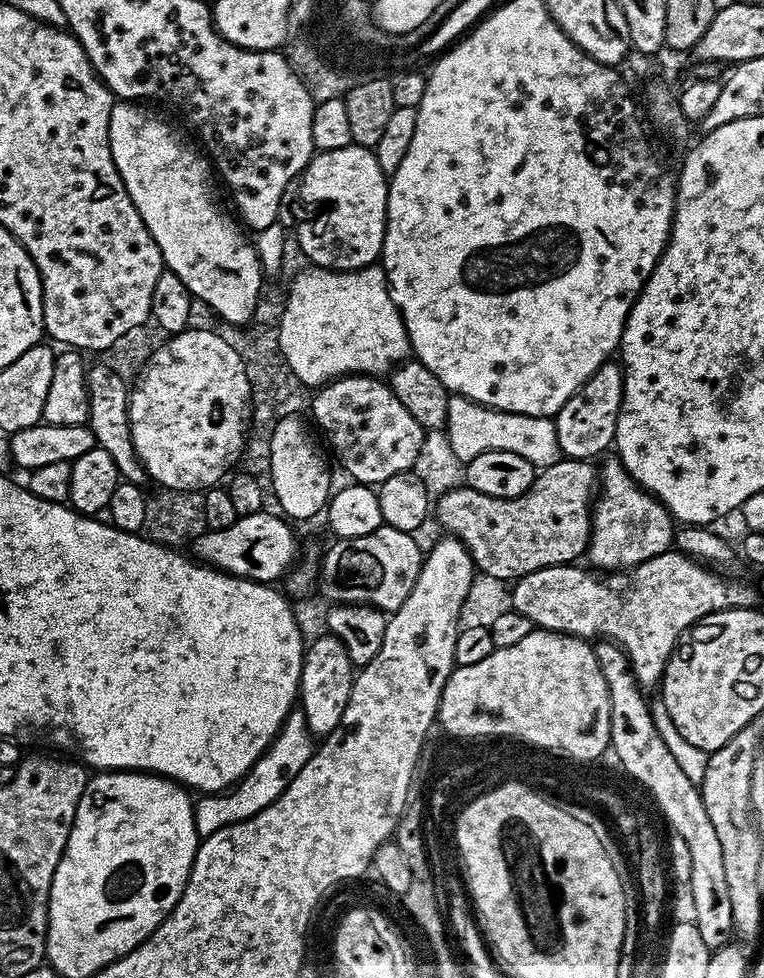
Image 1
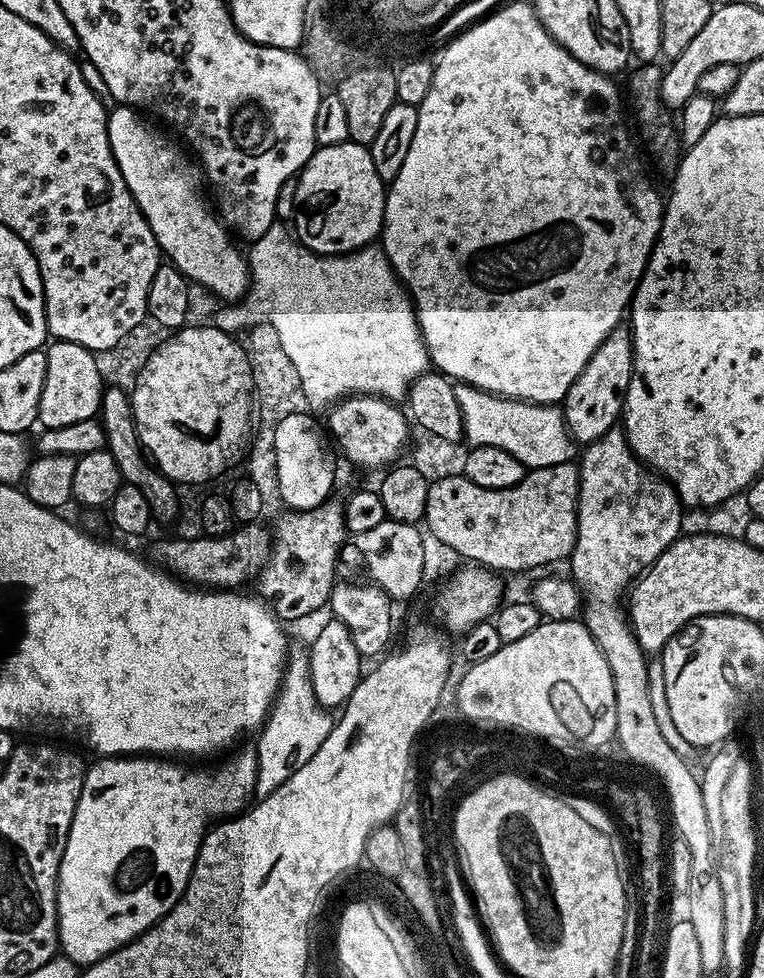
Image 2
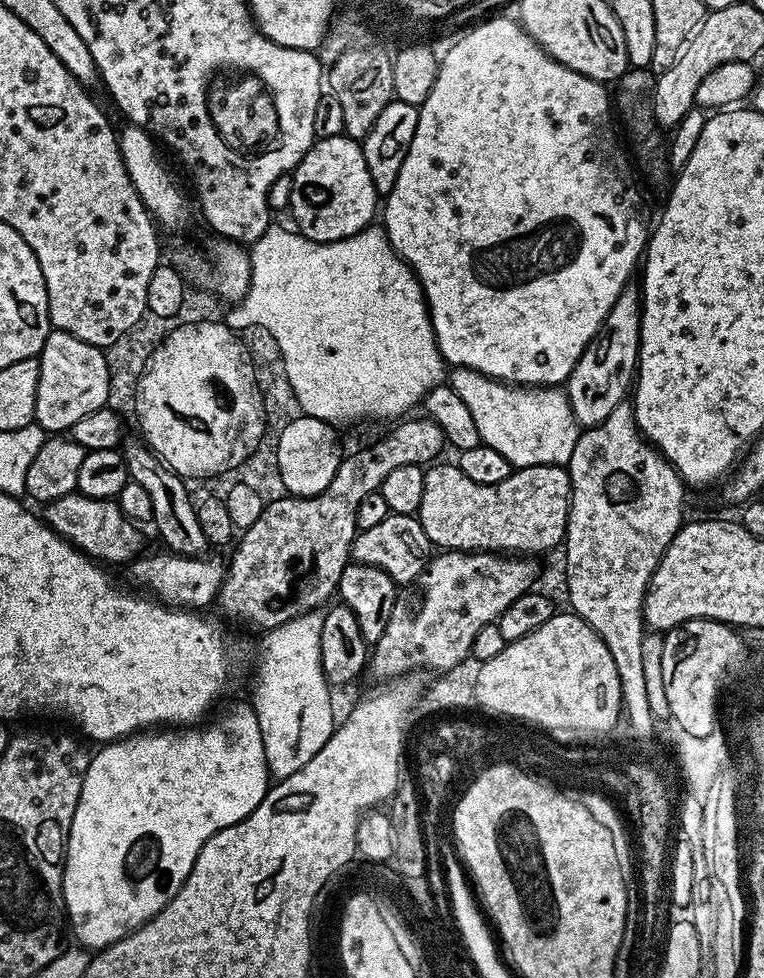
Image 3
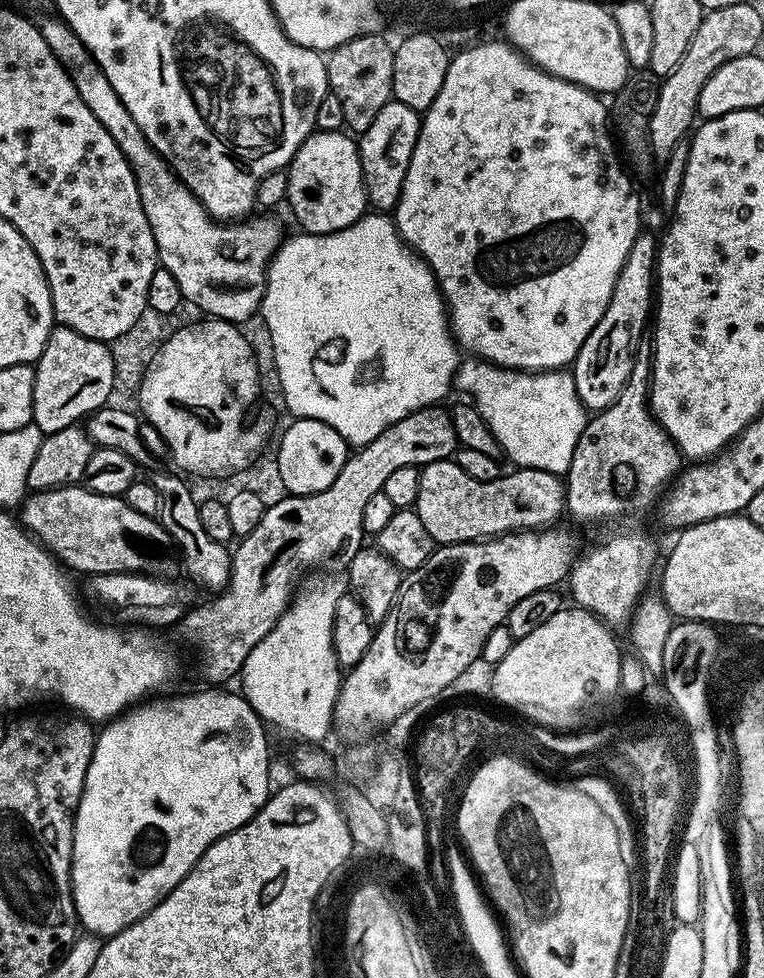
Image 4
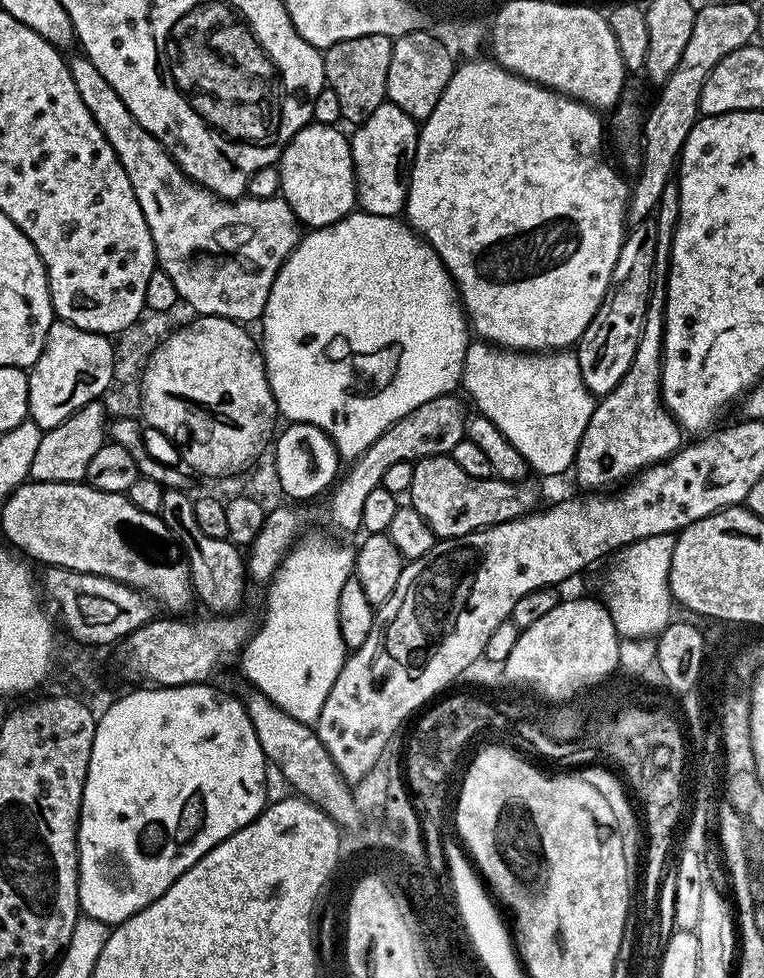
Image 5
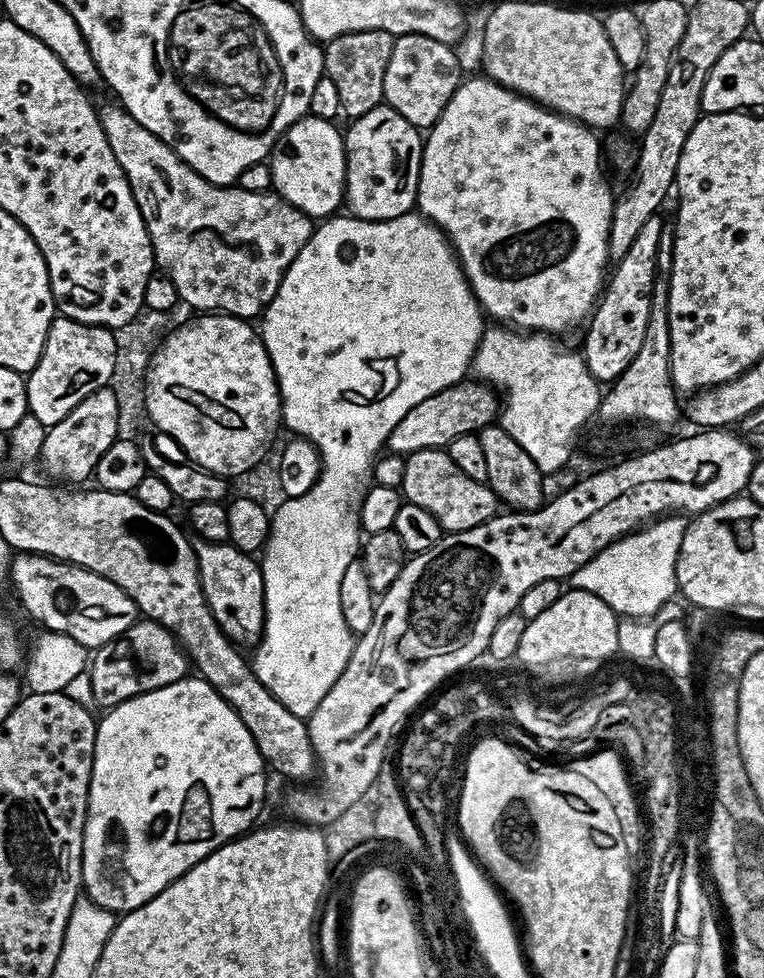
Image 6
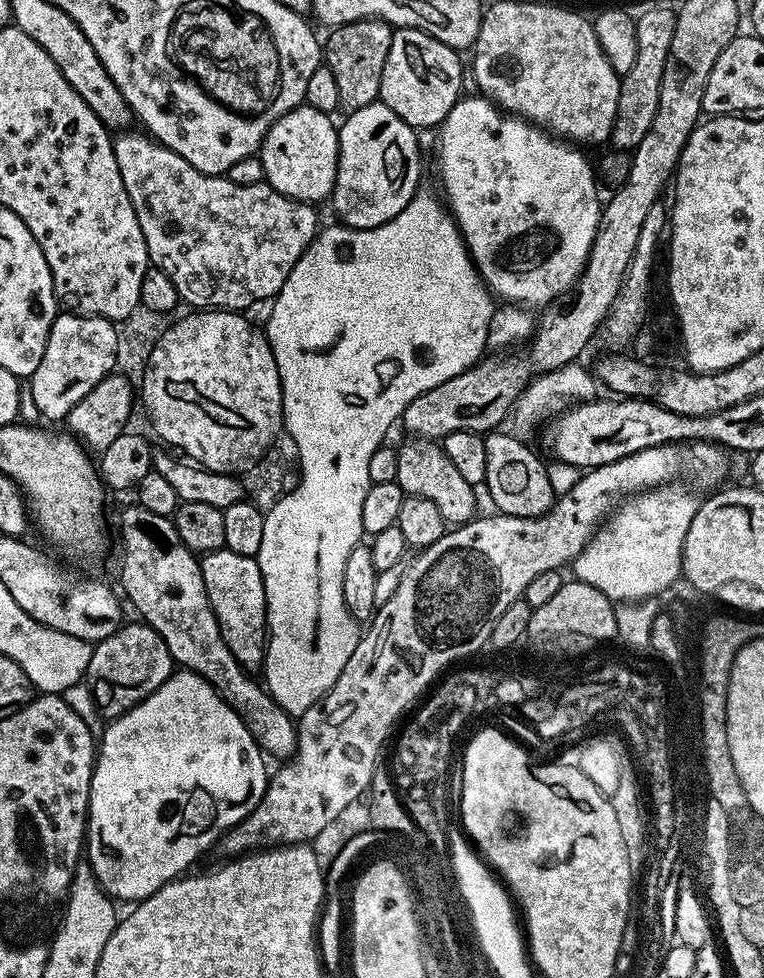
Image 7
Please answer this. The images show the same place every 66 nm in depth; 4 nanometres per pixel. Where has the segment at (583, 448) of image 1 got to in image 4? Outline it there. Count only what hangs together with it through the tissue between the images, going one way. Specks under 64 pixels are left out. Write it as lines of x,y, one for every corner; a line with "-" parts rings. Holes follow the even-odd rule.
641,230
638,238
634,238
634,246
630,246
630,254
626,254
622,270
618,270
618,282
614,282
610,302
602,318
598,318
598,326
590,330
586,342
582,342
576,359
570,365
578,398
589,413
606,410
606,406
610,406
614,398
618,398
622,386
626,386
626,378
630,378
636,351
645,339
646,329
654,312
657,251
657,233

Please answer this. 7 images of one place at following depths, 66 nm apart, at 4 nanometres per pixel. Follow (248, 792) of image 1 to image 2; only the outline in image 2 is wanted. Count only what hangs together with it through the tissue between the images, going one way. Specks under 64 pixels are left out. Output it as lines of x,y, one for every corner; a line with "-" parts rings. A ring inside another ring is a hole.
293,651
284,665
284,680
280,683
280,693
272,703
263,728
258,733
260,741
254,744
256,754
256,791
257,797
269,796
290,778
318,751
318,746
326,742
334,720
329,709
320,707
318,698
314,698
314,686
310,682
307,651

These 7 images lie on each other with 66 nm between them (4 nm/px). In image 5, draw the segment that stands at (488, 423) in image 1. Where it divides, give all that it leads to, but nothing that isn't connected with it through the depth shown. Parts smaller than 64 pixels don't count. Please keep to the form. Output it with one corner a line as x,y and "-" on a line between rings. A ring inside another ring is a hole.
474,340
468,345
466,358
463,359
463,374
461,376
461,389
467,391
469,396
474,400
477,408
475,408
479,415
490,418
498,430
502,431
502,434
511,445
524,458
526,458
529,467
534,471
546,476
556,476
573,467
576,460
578,442
581,441
582,434
585,433
586,426
589,425
590,418
593,416
593,412
597,406
597,399
592,395
592,392
585,386
582,380
581,366
578,364
578,360
575,353
568,350
557,350
552,353
526,353
526,352
514,352
511,349
501,349
493,344
489,344
488,341

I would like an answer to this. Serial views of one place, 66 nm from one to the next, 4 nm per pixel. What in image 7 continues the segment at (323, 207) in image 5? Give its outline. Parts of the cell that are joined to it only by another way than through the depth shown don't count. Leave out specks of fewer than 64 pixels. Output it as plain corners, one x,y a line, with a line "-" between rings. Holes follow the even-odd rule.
307,106
290,110
266,134
258,157
264,180
274,191
292,200
305,202
327,201
336,181
336,163
340,153
340,138
333,117

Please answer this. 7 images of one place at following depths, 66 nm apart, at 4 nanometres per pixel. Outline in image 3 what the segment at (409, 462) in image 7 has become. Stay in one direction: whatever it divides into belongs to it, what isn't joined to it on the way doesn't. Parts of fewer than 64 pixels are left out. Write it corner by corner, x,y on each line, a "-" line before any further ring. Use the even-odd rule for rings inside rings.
436,462
425,471
424,481
426,486
422,489
422,506
418,513
418,519
422,530
426,530
426,538
440,550
451,550
454,552
498,552
501,554
532,554
528,552
548,552
551,548
559,549
564,543
566,526
568,525
568,511
570,510
570,474
567,467
558,465
530,465
525,468
516,468
510,478
502,478
502,482
494,482
494,486
482,486
482,482
473,482
466,478
462,470
455,464
440,464

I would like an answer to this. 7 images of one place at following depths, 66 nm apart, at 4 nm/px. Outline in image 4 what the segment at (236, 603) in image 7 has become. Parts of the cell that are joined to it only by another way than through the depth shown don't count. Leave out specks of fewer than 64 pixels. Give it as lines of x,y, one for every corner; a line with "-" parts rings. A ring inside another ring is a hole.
160,472
151,477
154,490
158,490
158,514
155,519
160,521
166,534
170,534
175,542
182,568
192,575
191,583
201,584
211,590
223,590
232,578
232,553
229,545
214,542
214,538
202,531
202,522
198,518
198,496
188,489
189,481
183,475
172,472

